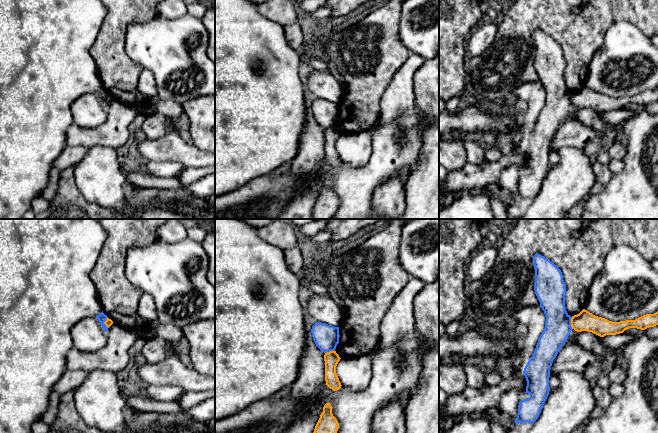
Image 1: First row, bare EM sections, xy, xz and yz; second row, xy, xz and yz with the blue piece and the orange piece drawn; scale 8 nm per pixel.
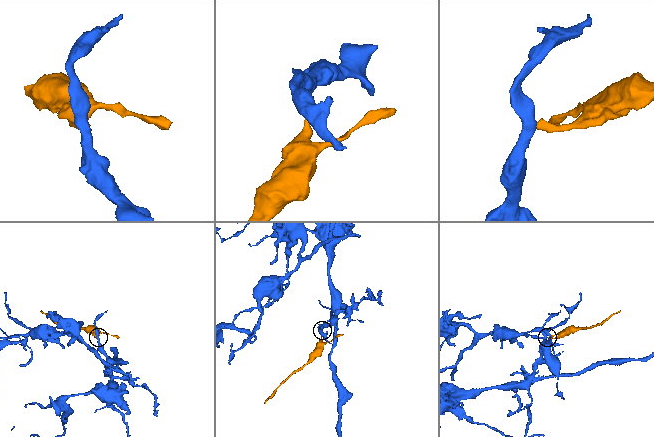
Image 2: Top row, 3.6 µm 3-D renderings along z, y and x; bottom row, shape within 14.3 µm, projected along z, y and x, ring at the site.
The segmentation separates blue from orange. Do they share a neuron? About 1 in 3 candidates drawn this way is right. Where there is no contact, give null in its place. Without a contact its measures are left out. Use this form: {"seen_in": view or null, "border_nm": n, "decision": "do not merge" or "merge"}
{"seen_in": "yz", "border_nm": 100, "decision": "do not merge"}

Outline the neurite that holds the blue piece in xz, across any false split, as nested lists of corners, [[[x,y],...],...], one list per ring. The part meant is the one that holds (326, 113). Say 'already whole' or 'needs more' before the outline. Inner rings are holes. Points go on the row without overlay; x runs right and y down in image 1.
already whole | [[[316,98],[311,109],[316,122],[324,129],[334,127],[339,119],[339,103]]]

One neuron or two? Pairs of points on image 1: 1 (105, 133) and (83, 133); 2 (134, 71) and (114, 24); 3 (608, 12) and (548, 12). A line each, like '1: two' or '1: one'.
1: one
2: one
3: one

